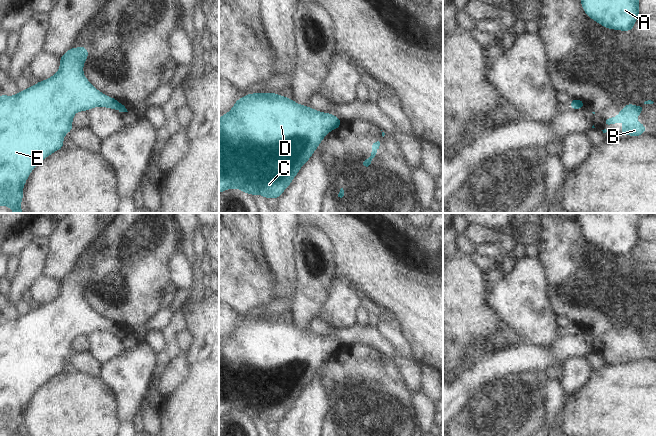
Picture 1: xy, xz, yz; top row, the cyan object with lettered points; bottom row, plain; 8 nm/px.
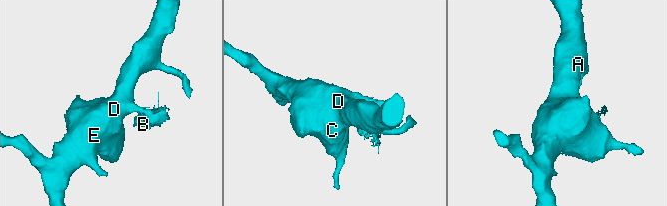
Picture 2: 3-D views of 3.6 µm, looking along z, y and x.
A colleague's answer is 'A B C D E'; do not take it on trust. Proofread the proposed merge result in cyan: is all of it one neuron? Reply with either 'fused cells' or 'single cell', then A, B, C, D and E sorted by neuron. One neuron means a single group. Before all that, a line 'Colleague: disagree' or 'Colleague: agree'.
Colleague: disagree
fused cells | A C D E / B

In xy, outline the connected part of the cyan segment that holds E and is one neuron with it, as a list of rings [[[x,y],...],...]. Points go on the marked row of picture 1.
[[[85,46],[79,48],[70,48],[64,55],[60,57],[60,68],[57,73],[55,73],[51,78],[44,81],[39,81],[36,85],[30,86],[22,92],[18,92],[16,95],[10,97],[7,95],[0,95],[0,205],[6,205],[13,210],[14,213],[24,213],[20,209],[20,203],[23,201],[22,190],[24,184],[29,177],[33,168],[41,163],[47,156],[53,152],[63,149],[63,138],[67,132],[72,132],[72,120],[74,114],[78,111],[88,111],[93,107],[108,107],[110,109],[117,109],[118,103],[113,98],[98,91],[89,81],[85,78],[83,74],[83,64],[87,59],[89,52]]]

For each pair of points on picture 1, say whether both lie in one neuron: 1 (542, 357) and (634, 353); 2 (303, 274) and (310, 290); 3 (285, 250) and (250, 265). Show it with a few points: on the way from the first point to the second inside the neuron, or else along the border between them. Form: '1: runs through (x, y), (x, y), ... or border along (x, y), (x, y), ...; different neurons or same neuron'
1: border along (595, 338), (593, 348); different neurons
2: runs through (307, 278), (310, 281), (310, 286); same neuron
3: border along (259, 235), (268, 271), (274, 280); different neurons

